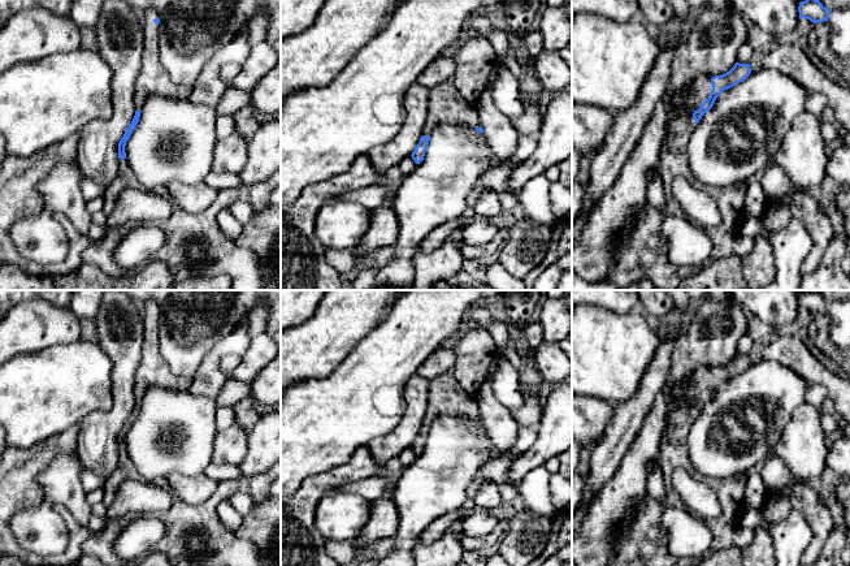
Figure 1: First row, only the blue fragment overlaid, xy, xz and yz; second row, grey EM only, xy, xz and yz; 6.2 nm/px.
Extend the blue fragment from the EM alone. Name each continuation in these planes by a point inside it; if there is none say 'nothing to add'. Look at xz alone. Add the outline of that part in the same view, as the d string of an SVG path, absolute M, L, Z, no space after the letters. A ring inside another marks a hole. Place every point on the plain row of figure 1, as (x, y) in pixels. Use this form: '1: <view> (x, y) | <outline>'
1: xz (446, 396) | M452 372L429 381L426 415L422 427L431 427L441 415L457 415L473 420L481 418L476 397L464 390Z

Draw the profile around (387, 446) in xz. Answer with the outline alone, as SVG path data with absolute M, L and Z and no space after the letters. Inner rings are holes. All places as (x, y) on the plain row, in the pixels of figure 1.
M415 373L404 388L406 410L399 424L389 435L368 442L372 455L383 467L391 458L411 448L419 436L426 415L428 393L429 380Z

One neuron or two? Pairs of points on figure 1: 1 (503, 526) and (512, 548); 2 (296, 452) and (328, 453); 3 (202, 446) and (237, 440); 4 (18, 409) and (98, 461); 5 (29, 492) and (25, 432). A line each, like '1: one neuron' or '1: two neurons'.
1: two neurons
2: one neuron
3: two neurons
4: two neurons
5: two neurons

